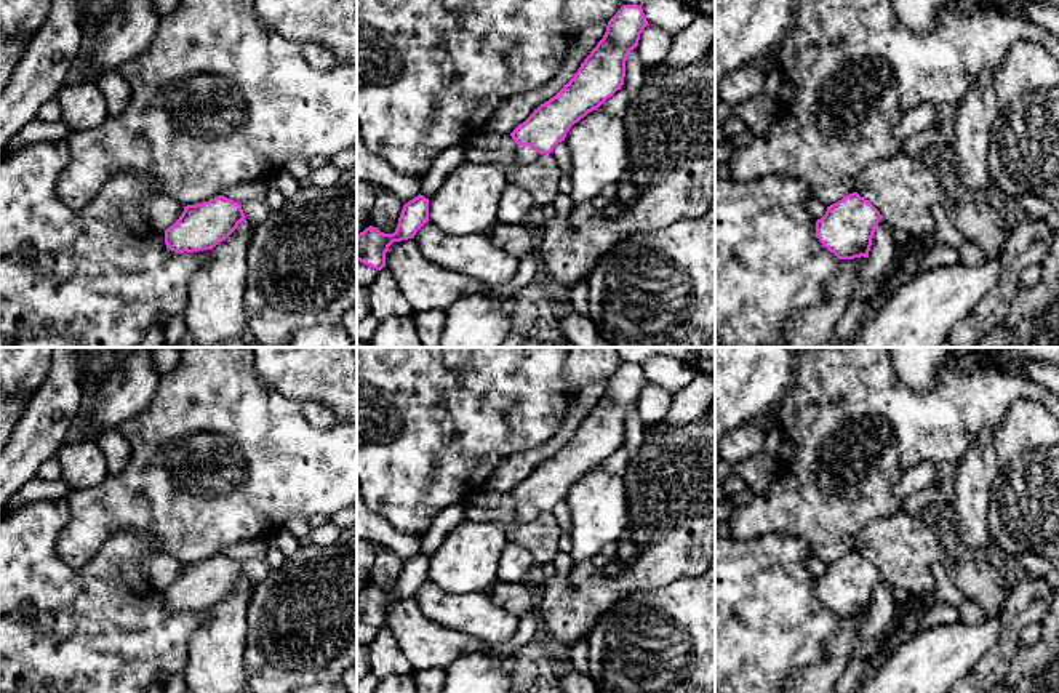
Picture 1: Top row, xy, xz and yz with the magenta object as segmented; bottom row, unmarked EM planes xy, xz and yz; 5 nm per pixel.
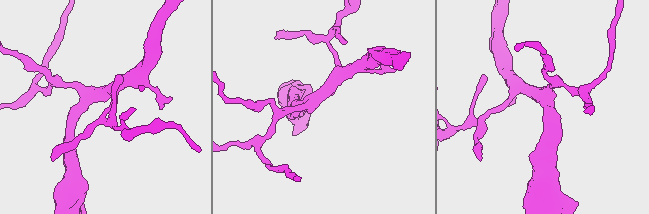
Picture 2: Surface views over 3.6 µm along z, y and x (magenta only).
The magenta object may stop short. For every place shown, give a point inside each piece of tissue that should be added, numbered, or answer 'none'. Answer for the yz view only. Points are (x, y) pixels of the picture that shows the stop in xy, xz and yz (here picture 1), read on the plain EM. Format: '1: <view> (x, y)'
none

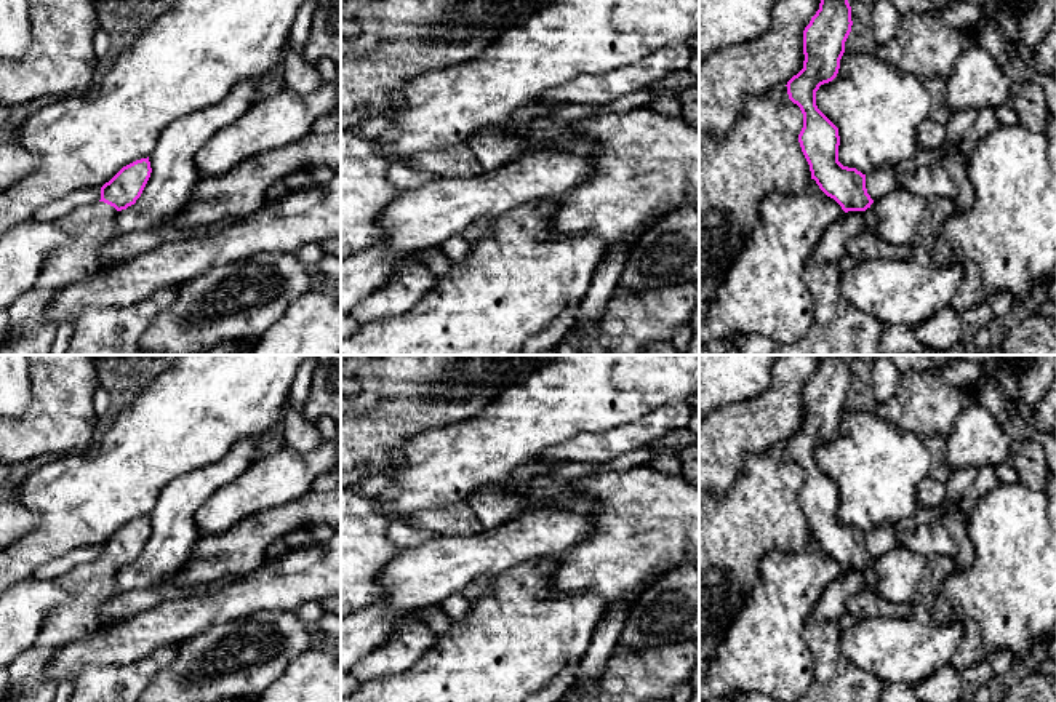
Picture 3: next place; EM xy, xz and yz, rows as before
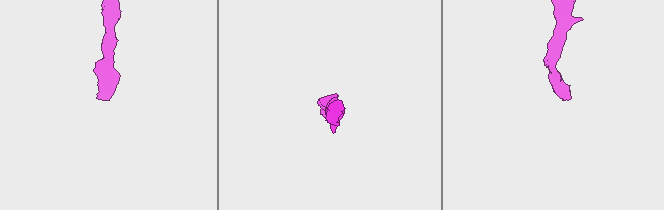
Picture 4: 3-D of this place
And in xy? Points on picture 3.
1: xy (92, 584)

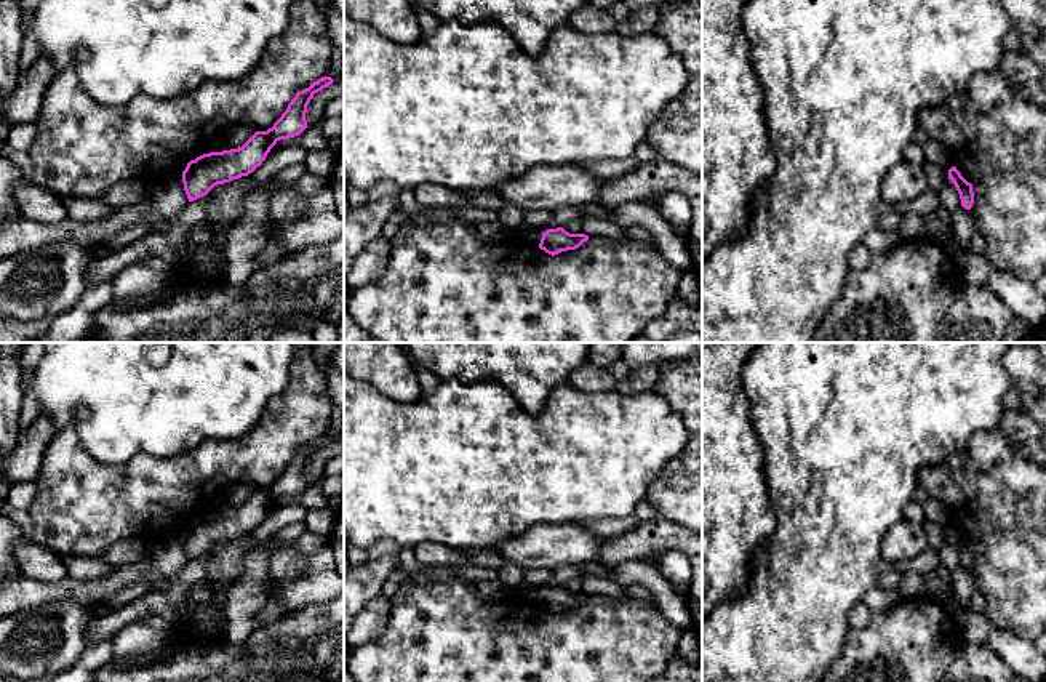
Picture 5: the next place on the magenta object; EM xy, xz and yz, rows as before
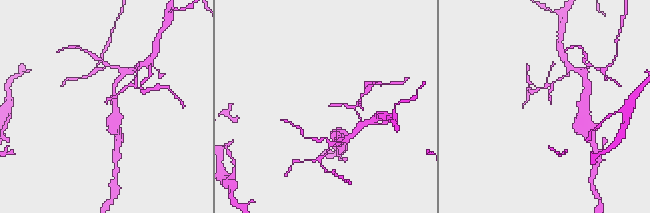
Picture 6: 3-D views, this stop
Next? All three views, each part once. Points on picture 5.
none

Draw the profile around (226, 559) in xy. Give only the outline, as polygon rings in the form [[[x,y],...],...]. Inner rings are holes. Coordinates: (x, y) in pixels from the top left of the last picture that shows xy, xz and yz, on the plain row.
[[[250,535],[214,544],[210,549],[206,581],[230,588],[243,573],[245,556],[259,546]]]

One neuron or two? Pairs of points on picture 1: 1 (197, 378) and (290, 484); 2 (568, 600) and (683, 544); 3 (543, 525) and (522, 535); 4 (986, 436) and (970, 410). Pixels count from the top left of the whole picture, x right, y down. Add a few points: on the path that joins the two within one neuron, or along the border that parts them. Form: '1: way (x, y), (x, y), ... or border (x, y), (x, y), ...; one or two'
1: way (211, 404), (264, 458); one
2: way (597, 594), (611, 591), (655, 567); one
3: way (538, 530), (533, 535), (527, 535); one
4: border (994, 429), (986, 428), (960, 460); two

